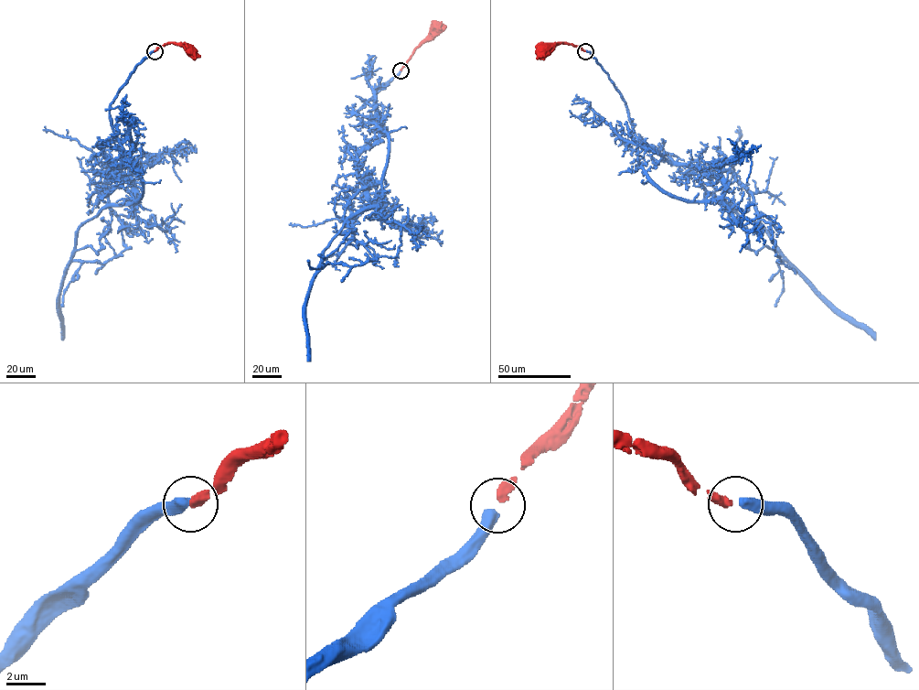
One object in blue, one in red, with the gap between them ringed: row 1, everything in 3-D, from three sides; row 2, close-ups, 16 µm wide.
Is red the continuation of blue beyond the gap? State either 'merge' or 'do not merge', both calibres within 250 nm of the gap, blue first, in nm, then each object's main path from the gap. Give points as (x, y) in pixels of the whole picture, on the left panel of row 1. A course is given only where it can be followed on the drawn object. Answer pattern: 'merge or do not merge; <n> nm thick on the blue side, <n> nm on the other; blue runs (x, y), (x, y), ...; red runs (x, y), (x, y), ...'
do not merge; 500 nm thick on the blue side, 440 nm on the other; blue runs (154, 50), (109, 111), (142, 196), (108, 204), (80, 227), (59, 295), (63, 339); red runs (154, 50), (169, 43), (189, 45), (192, 49)

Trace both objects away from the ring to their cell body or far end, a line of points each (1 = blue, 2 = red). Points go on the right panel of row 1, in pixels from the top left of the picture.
1: (586, 50), (625, 104), (637, 160), (659, 188), (689, 200), (720, 199), (759, 223), (777, 251), (875, 339)
2: (585, 50), (564, 43), (548, 45), (543, 49)

